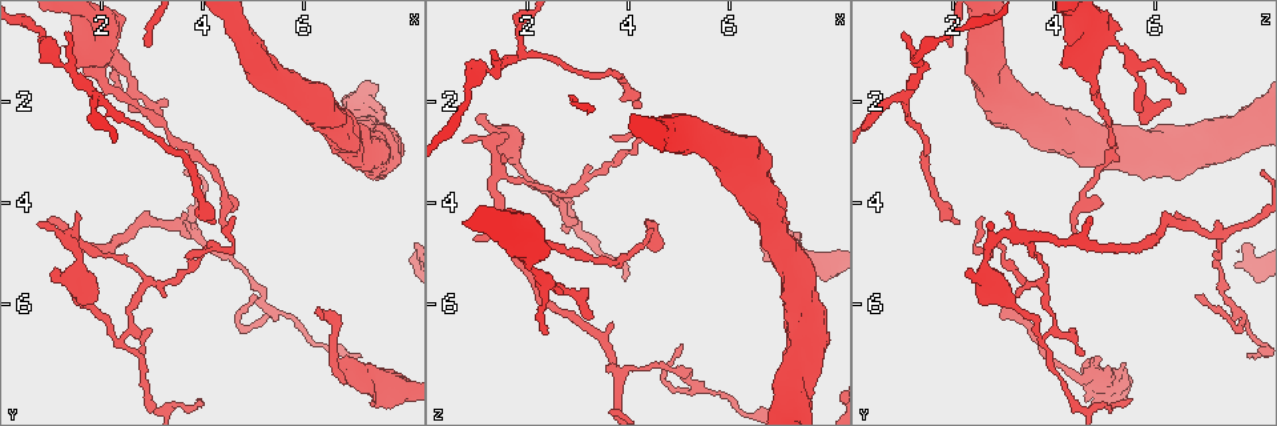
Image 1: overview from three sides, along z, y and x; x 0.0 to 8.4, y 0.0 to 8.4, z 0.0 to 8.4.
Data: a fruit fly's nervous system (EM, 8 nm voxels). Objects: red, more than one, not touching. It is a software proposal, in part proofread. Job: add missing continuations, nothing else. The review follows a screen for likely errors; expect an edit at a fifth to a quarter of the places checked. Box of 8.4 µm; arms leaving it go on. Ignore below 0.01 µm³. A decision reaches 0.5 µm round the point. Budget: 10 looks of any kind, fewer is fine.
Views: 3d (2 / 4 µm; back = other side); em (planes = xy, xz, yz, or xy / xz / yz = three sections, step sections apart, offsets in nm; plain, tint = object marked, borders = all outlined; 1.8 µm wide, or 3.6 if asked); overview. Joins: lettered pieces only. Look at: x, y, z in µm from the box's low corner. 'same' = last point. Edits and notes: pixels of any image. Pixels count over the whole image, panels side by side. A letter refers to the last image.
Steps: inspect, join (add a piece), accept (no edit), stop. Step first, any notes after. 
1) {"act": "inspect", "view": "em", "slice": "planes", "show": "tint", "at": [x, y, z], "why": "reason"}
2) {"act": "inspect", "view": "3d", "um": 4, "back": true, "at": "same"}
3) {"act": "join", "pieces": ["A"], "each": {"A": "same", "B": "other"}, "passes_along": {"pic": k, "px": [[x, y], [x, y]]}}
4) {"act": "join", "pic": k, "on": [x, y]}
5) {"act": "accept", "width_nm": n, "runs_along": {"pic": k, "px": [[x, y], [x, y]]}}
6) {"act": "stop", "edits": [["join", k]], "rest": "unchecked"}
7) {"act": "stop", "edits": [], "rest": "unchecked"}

{"act": "inspect", "view": "em", "slice": "xz", "step": 16, "show": "borders", "at": [1.05, 5.30, 2.35]}

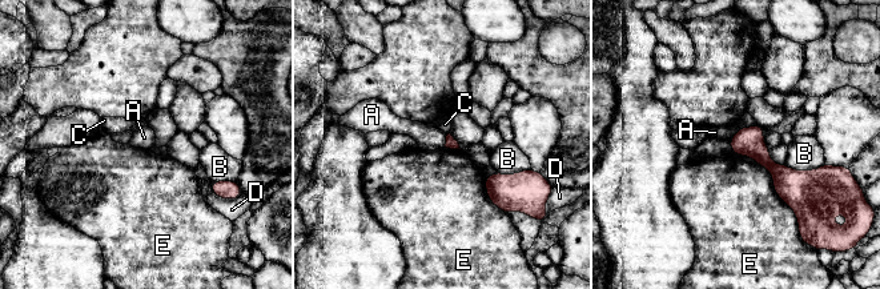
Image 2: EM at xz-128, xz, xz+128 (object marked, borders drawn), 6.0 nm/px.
{"act": "accept", "each": {"A": "other", "B": "other", "C": "other", "D": "other", "E": "other"}, "found": "none of them fits"}

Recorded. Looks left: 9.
{"act": "inspect", "view": "3d", "um": 2, "at": [2.70, 5.35, 3.85], "why": "touches itself"}

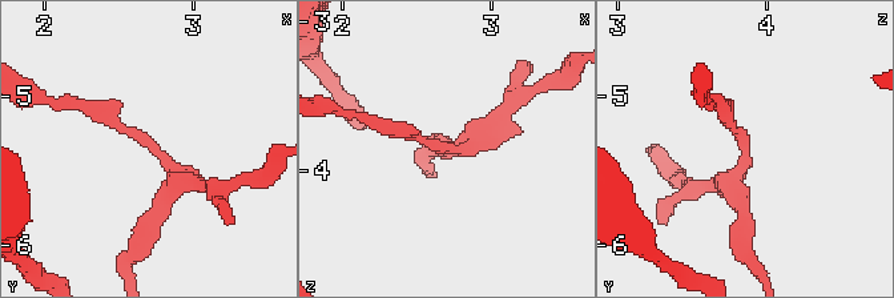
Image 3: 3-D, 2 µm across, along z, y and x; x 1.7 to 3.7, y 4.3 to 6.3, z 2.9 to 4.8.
{"act": "inspect", "view": "em", "slice": "planes", "show": "plain", "at": [2.70, 5.34, 3.86], "why": "need the tissue"}

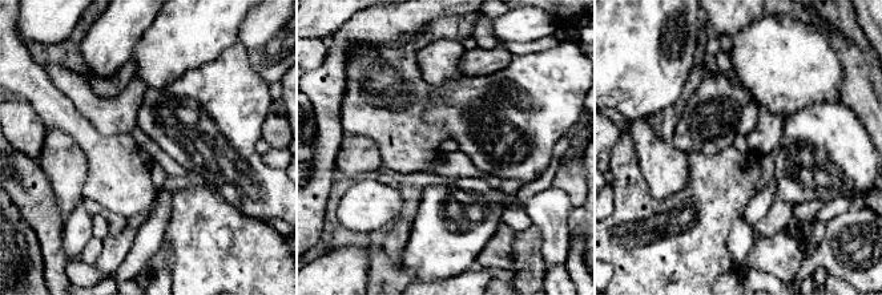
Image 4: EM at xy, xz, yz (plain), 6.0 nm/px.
{"act": "inspect", "view": "em", "slice": "planes", "show": "borders", "at": "same"}

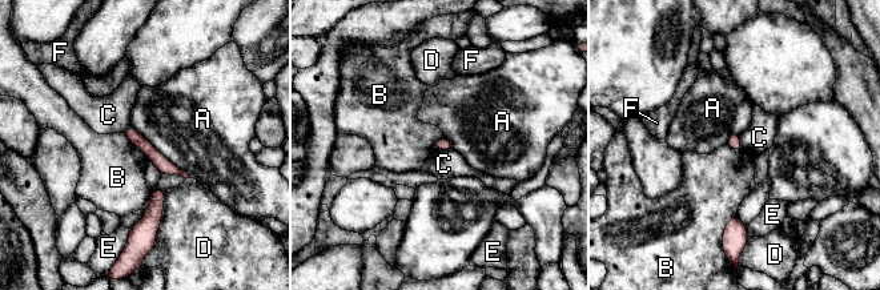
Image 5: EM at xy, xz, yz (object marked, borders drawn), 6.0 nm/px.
{"act": "accept", "width_nm": 80, "each": {"A": "other", "B": "other", "C": "other", "D": "other", "E": "other", "F": "other"}, "runs_along": {"pic": 5, "px": [[128, 132], [165, 166], [176, 170]]}, "found": "no lettered piece goes on from it"}

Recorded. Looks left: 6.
{"act": "inspect", "view": "em", "um": 3.6, "slice": "planes", "show": "borders", "at": [3.25, 2.15, 6.35], "why": "thin end"}

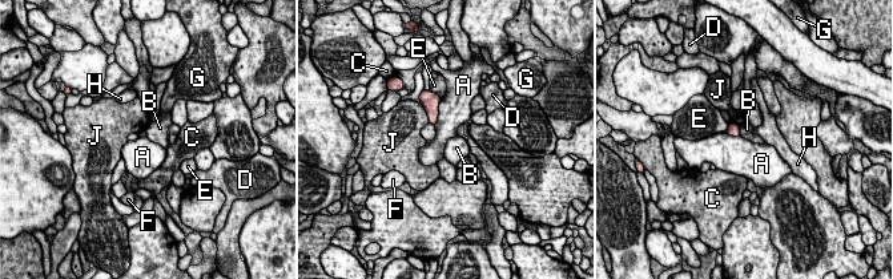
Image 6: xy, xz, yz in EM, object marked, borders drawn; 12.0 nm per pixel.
{"act": "accept", "each": {"A": "other", "B": "other", "C": "other", "D": "other", "E": "other", "F": "other", "G": "other", "H": "other", "J": "other"}, "border": {"pic": 6, "px": [[739, 126], [740, 134]]}, "found": "none of them fits"}

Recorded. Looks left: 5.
{"act": "inspect", "view": "em", "um": 3.6, "slice": "xz", "step": 16, "show": "tint", "at": [3.90, 7.90, 5.45], "why": "long arm stops here"}

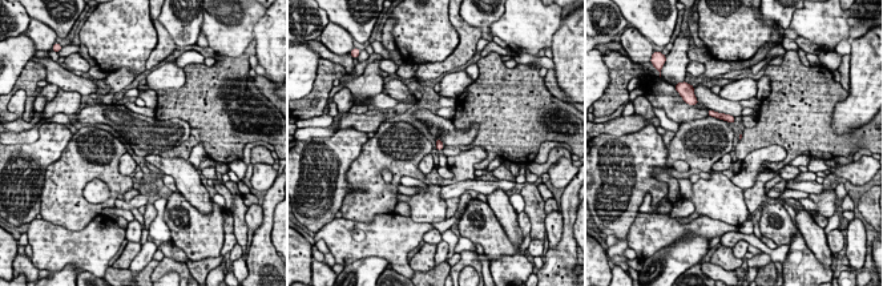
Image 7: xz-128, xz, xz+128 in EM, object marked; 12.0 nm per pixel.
{"act": "inspect", "view": "em", "um": 3.6, "slice": "planes", "show": "borders", "at": "same"}

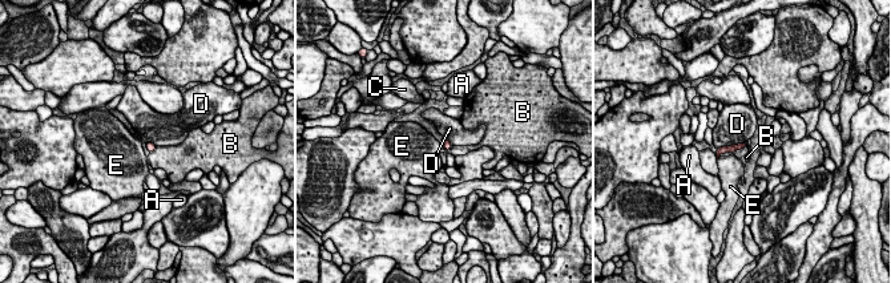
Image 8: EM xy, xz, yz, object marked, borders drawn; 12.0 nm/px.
{"act": "accept", "width_nm": 100, "each": {"A": "other", "B": "other", "C": "other", "D": "other", "E": "other"}, "border": {"pic": 8, "px": [[745, 141], [717, 149]]}, "found": "no lettered piece goes on from it"}

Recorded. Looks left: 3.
{"act": "stop", "edits": [], "rest": "unchecked"}

